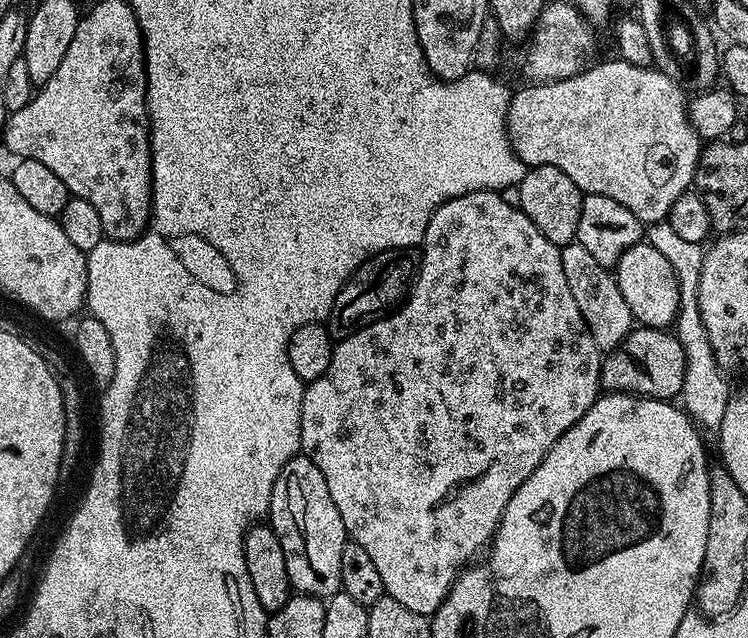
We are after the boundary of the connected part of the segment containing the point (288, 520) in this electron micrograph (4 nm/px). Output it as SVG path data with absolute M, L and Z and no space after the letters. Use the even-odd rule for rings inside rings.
M297 454L282 466L282 474L278 474L274 482L268 516L272 529L278 534L278 542L282 542L286 574L290 574L293 589L321 598L341 591L342 546L346 542L342 514L338 514L338 506L334 506L334 498L330 498L322 470L314 466L309 456Z

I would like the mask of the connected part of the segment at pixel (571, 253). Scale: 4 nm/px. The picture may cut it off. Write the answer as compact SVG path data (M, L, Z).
M575 242L563 245L560 248L560 257L566 283L570 285L570 294L574 294L574 302L578 302L578 310L586 322L588 333L600 347L601 353L607 354L619 349L632 331L634 321L630 306L626 306L626 298L622 298L622 290L618 290L615 275L609 268L602 266L602 262L596 261L590 250L586 250L586 246Z

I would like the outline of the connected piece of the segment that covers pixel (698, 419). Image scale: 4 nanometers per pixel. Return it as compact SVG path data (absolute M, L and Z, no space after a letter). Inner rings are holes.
M667 221L647 225L644 238L648 244L665 255L679 280L680 308L676 316L674 331L686 351L686 376L683 378L683 390L680 395L682 406L701 429L706 432L708 430L712 434L719 433L722 417L726 414L726 406L729 405L732 388L726 382L725 373L717 365L705 327L702 326L701 311L698 310L697 286L701 263L704 260L703 245L684 241Z

